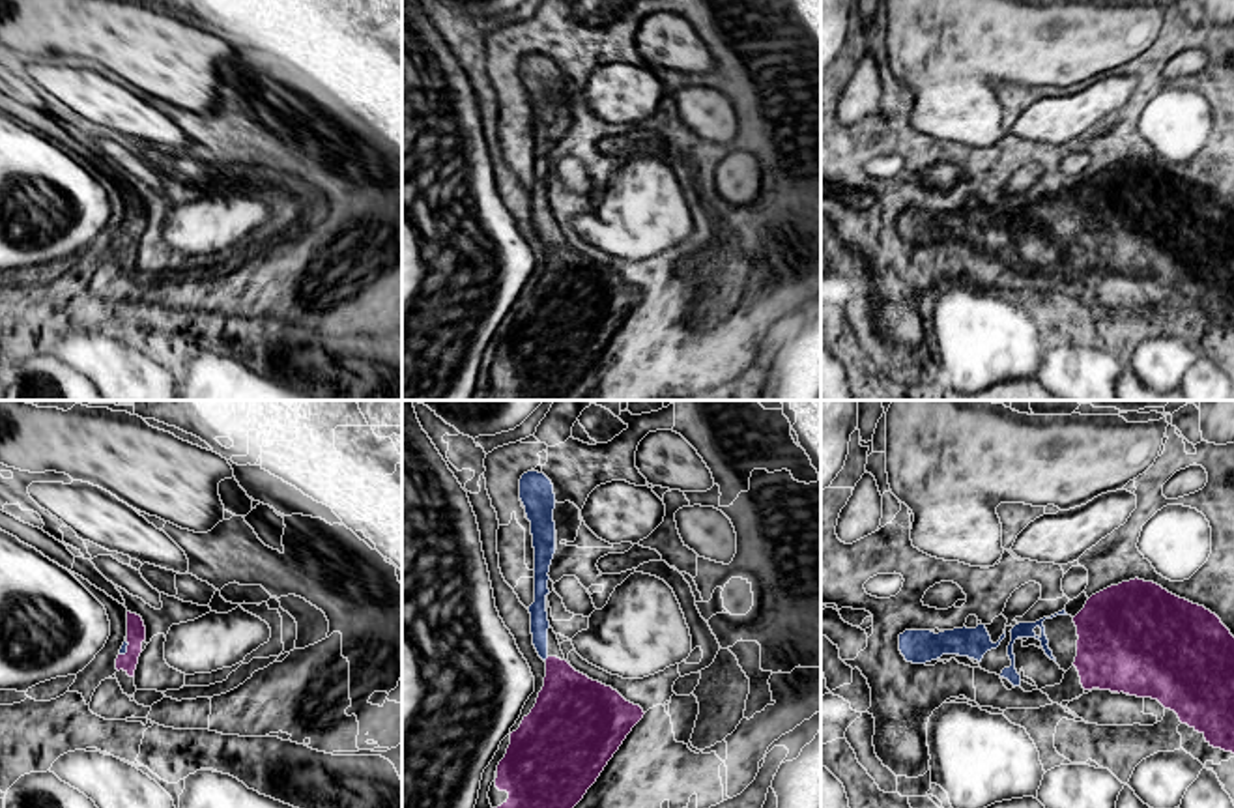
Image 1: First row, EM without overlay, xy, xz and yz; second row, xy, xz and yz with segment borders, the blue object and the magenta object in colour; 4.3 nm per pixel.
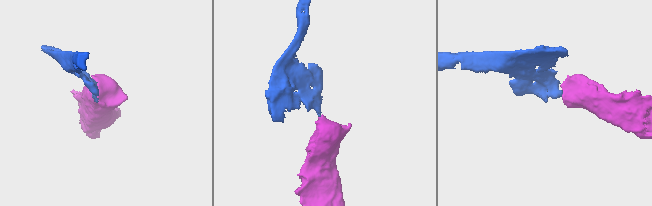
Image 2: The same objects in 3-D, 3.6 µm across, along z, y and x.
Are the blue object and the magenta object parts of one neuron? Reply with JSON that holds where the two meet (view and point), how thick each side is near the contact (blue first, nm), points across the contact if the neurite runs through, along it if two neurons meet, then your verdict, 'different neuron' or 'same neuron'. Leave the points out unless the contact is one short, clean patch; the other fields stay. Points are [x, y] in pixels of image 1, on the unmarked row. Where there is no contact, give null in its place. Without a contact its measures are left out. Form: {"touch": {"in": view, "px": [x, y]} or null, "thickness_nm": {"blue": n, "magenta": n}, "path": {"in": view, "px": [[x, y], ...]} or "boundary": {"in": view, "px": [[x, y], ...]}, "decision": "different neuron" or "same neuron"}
{"touch": {"in": "xy", "px": [126, 230]}, "thickness_nm": {"blue": 30, "magenta": 80}, "path": {"in": "xy", "px": [[124, 229], [126, 230], [135, 219], [135, 206]]}, "decision": "same neuron"}

